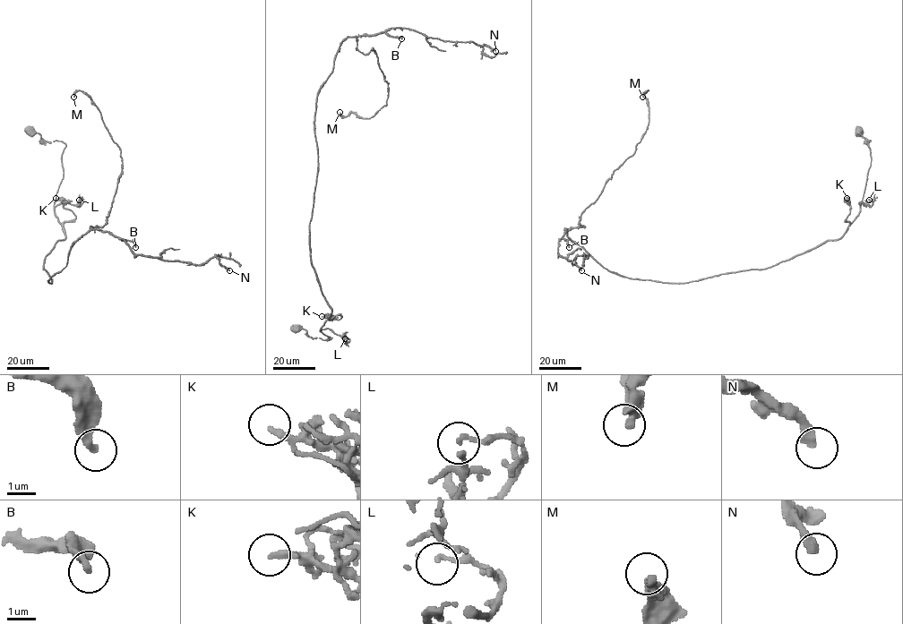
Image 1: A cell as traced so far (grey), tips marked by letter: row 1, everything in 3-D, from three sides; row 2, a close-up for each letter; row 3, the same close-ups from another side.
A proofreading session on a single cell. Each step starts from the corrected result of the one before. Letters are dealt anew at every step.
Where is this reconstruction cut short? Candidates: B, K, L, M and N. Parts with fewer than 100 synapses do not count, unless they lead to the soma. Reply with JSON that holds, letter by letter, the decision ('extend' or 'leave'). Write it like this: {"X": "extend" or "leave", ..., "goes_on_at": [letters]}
{"B": "leave", "K": "leave", "L": "leave", "M": "leave", "N": "leave", "goes_on_at": []}

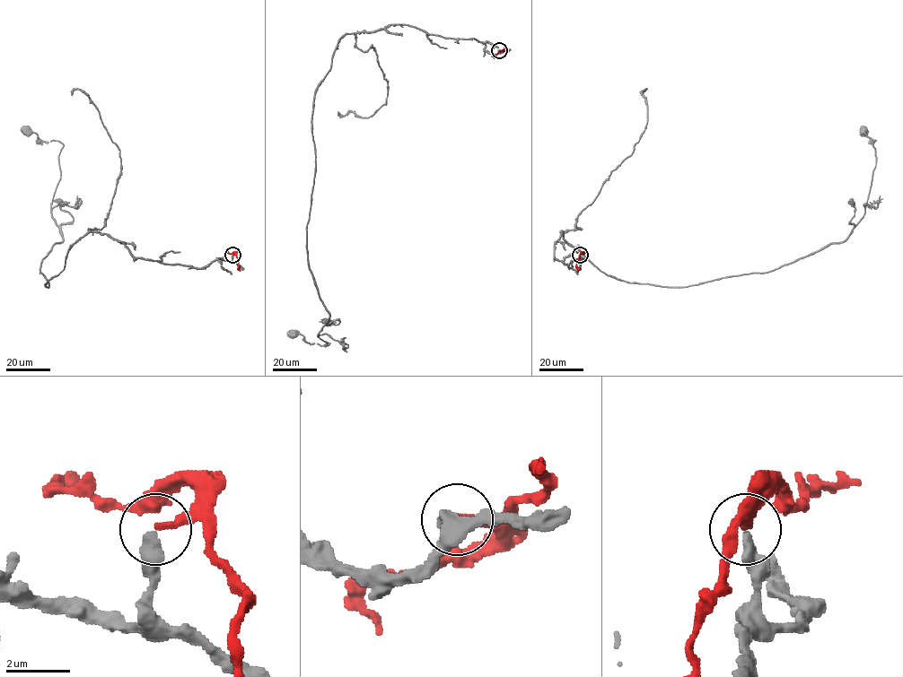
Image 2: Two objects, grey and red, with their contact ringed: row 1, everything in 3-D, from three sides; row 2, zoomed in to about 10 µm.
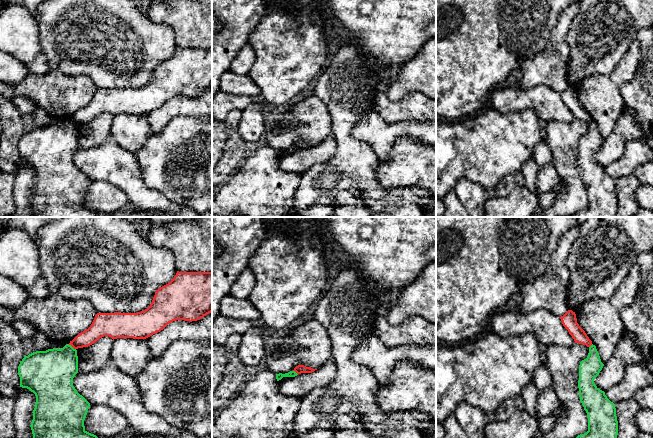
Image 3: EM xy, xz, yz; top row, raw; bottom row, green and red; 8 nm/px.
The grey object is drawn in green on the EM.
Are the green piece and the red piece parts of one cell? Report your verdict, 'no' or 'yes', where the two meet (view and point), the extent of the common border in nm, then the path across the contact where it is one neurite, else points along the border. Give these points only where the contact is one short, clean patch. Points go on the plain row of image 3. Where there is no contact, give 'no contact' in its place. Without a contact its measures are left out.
no | xy (71, 122) | 80 nm | along xy (68, 120), (75, 125)

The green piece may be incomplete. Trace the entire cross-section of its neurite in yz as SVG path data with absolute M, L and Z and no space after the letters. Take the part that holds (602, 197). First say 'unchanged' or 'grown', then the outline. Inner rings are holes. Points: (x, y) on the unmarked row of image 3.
unchanged; M595 121L589 123L586 135L579 141L579 173L588 194L588 207L573 217L615 217L618 197L615 180L594 159L604 140Z

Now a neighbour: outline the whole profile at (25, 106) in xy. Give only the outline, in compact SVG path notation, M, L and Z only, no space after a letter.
M26 96L14 97L11 101L23 116L31 115L33 110L37 107L35 103Z

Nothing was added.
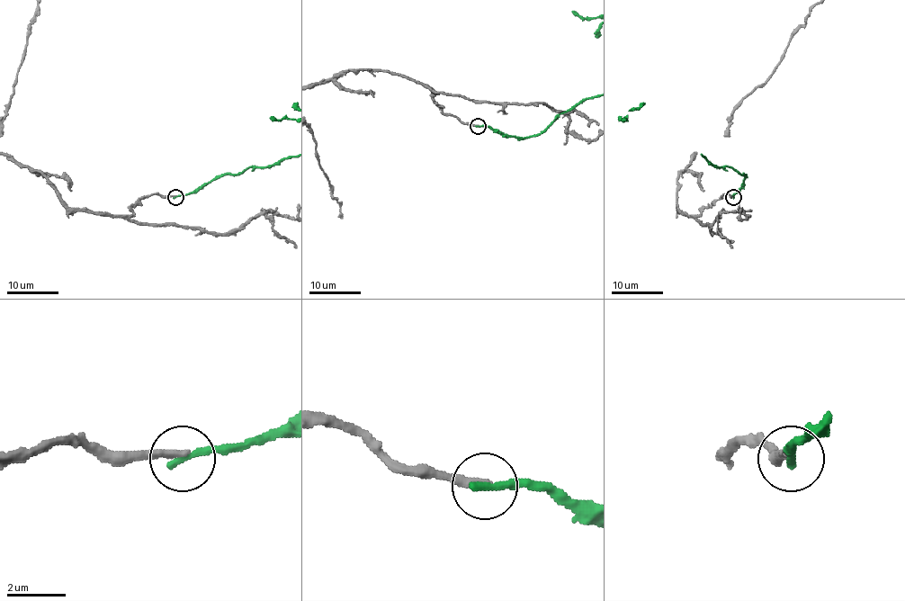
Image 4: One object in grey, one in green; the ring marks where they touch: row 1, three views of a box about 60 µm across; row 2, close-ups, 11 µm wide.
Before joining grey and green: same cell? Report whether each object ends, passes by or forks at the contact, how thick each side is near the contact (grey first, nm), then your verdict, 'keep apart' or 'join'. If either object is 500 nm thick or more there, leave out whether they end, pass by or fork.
grey ends | green ends | 300/280 nm | keep apart

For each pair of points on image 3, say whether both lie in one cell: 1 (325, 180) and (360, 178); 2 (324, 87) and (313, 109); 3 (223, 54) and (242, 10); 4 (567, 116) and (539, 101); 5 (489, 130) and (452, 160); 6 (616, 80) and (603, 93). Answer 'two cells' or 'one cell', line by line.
1: one cell
2: two cells
3: one cell
4: one cell
5: one cell
6: one cell

